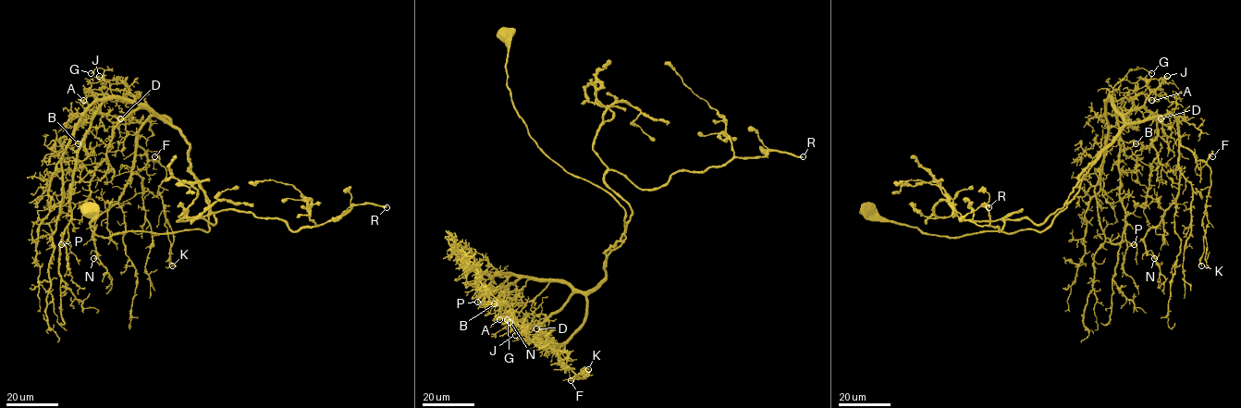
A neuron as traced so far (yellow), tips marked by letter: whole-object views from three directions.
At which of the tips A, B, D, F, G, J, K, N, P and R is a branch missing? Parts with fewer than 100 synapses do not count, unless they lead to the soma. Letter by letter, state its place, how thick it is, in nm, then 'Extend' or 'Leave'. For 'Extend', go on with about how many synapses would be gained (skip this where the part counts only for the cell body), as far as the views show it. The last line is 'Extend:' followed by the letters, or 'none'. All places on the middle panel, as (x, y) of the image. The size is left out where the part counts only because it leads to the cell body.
A: Place: (499, 319). Thickness 160 nm. Leave
B: Place: (494, 303). Thickness 130 nm. Leave
D: Place: (536, 328). Thickness 170 nm. Leave
F: Place: (571, 380). Thickness 150 nm. Leave
G: Place: (507, 319). Thickness 200 nm. Leave
J: Place: (515, 335). Thickness 170 nm. Leave
K: Place: (588, 369). Thickness 170 nm. Leave
N: Place: (509, 322). Thickness 140 nm. Leave
P: Place: (477, 302). Thickness 130 nm. Leave
R: Place: (803, 156). Thickness 380 nm. Extend. Roughly 250 synapses
Extend: R

